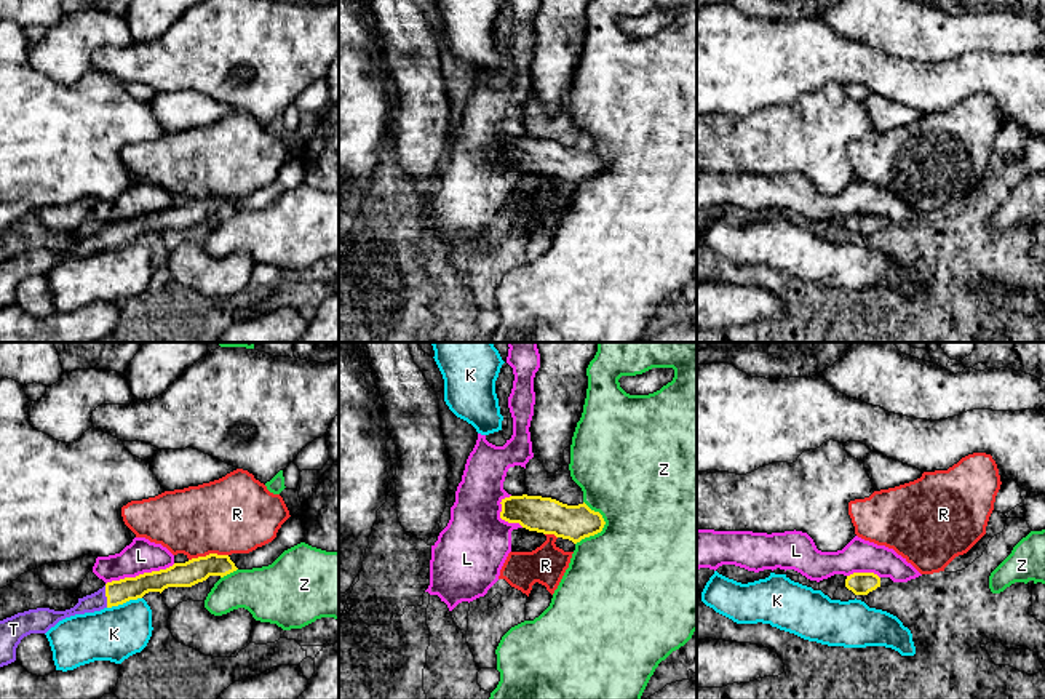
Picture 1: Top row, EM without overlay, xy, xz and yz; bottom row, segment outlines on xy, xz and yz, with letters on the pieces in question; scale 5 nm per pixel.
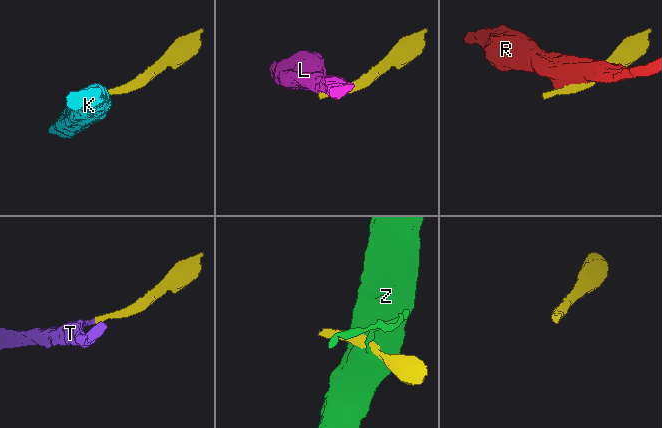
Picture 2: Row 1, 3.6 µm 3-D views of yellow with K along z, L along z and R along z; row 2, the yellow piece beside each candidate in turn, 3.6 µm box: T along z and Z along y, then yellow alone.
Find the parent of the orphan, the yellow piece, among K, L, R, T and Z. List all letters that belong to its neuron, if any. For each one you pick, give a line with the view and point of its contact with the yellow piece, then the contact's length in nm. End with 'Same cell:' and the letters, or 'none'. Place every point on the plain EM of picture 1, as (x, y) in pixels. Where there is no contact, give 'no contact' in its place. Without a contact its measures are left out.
T: xy (106, 237) | 110 nm
Same cell: T

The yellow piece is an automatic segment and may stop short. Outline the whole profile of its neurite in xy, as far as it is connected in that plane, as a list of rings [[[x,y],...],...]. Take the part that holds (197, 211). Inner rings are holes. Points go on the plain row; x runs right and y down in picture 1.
[[[209,195],[185,205],[174,205],[166,211],[107,224],[97,234],[78,240],[78,245],[66,253],[37,250],[18,254],[0,262],[0,309],[16,302],[16,290],[24,278],[46,275],[66,259],[118,248],[129,242],[142,240],[149,234],[161,235],[168,229],[192,229],[209,218],[224,219],[236,211],[228,197]]]

